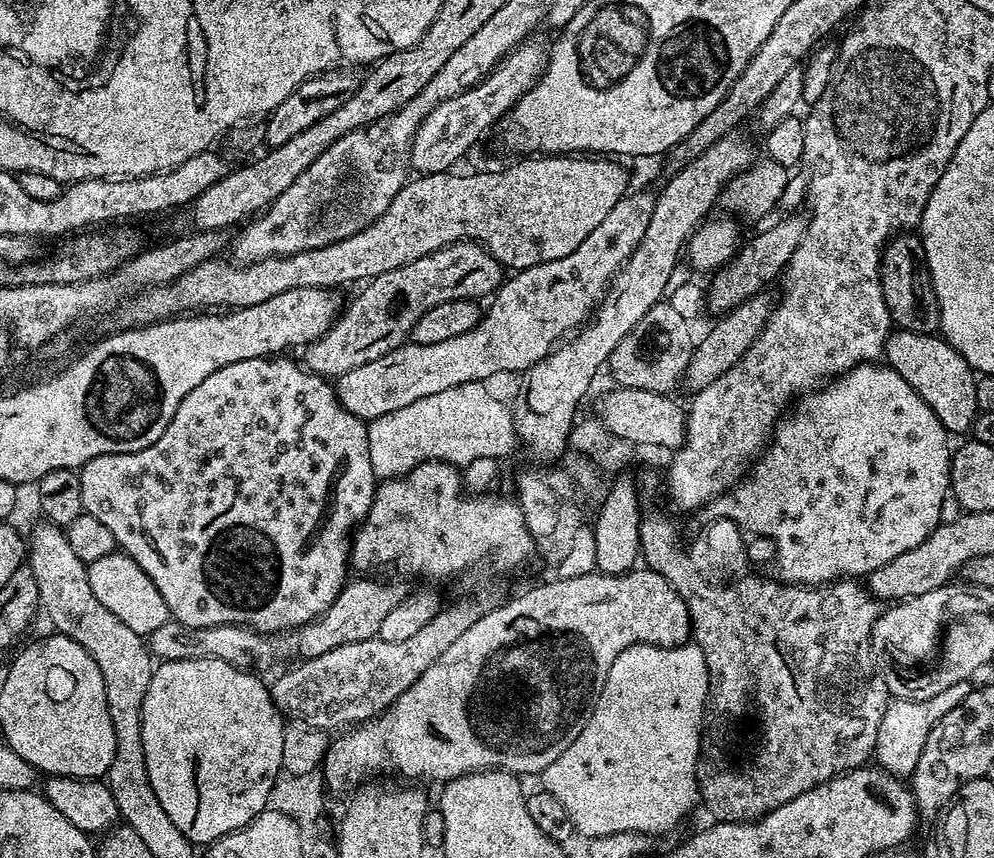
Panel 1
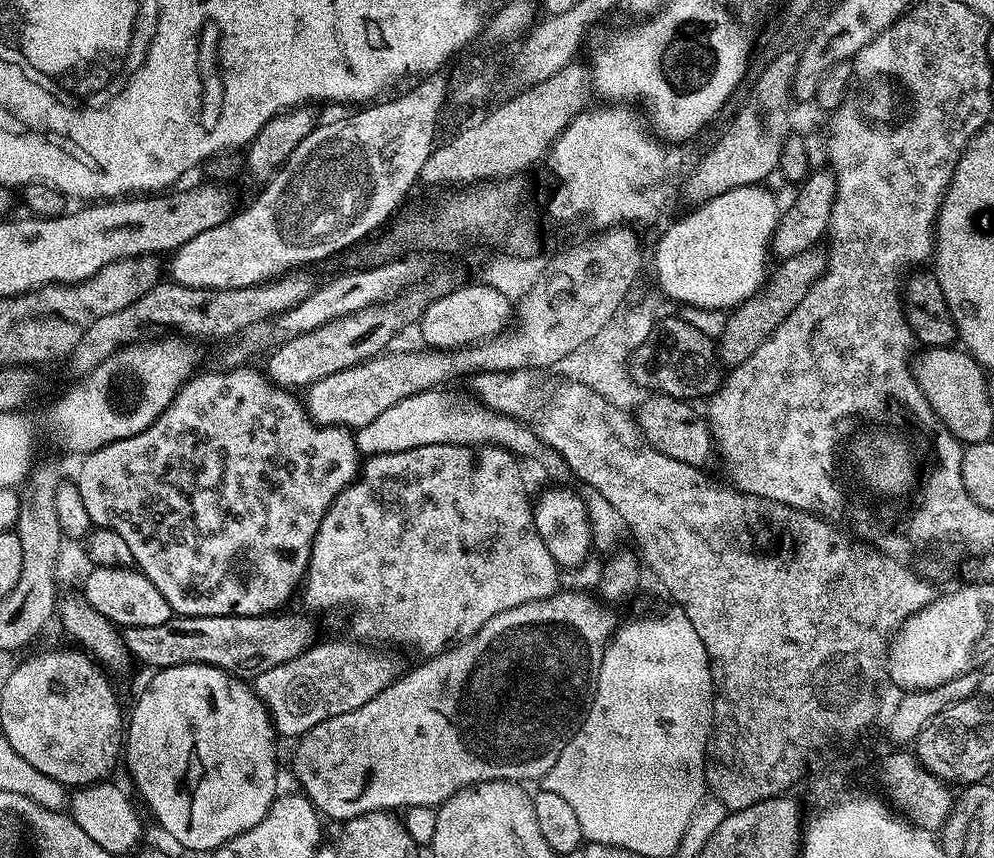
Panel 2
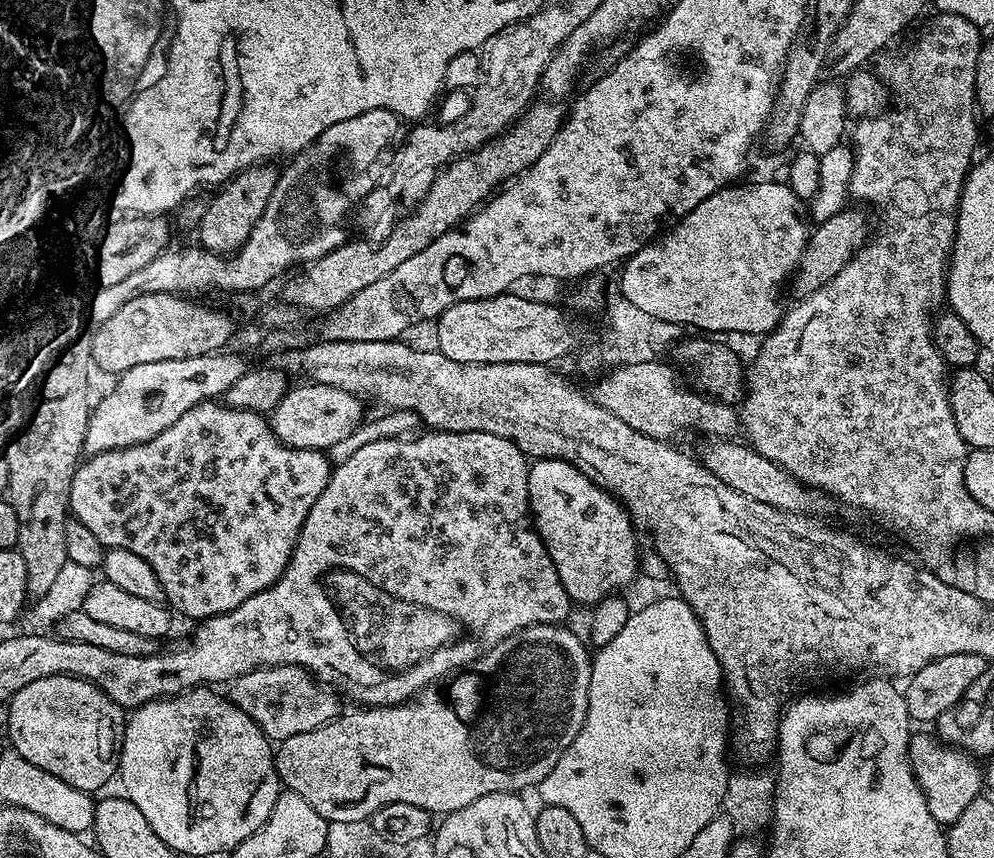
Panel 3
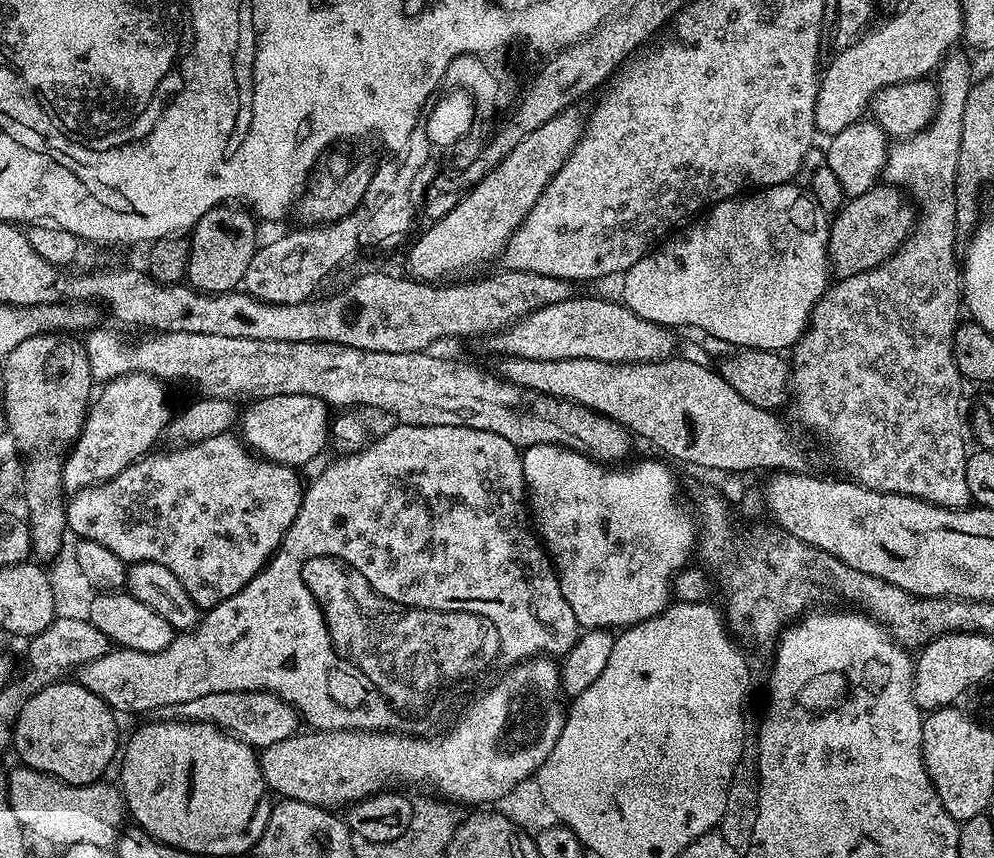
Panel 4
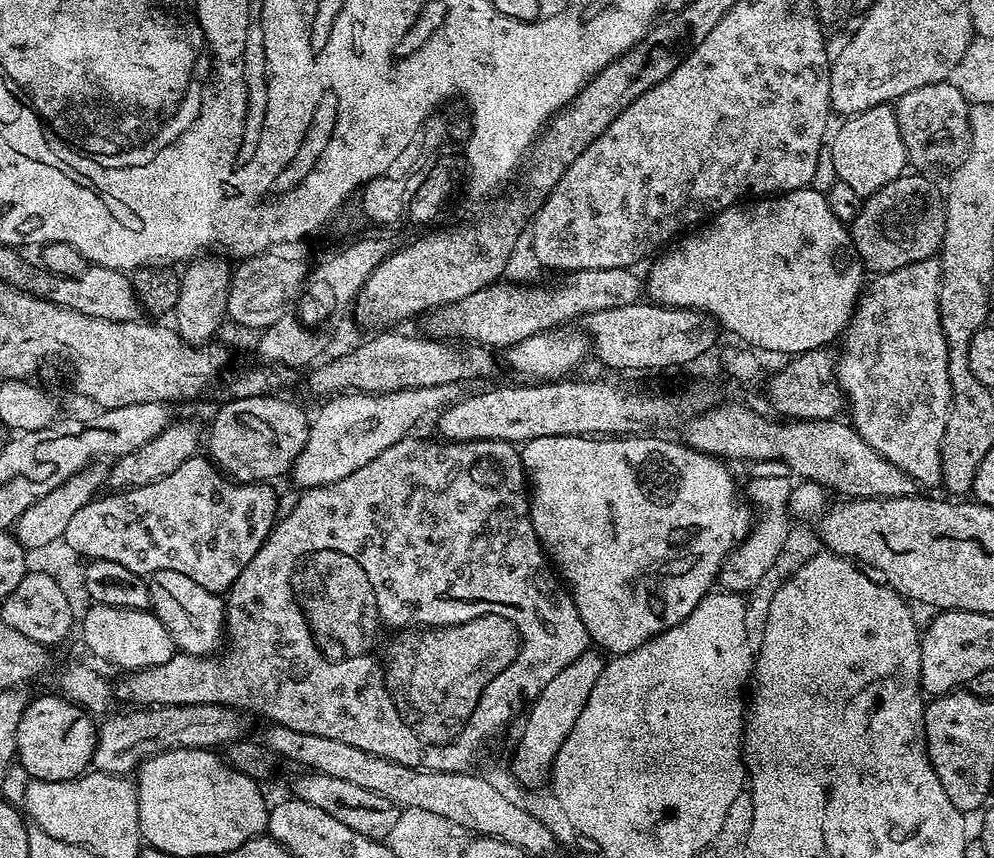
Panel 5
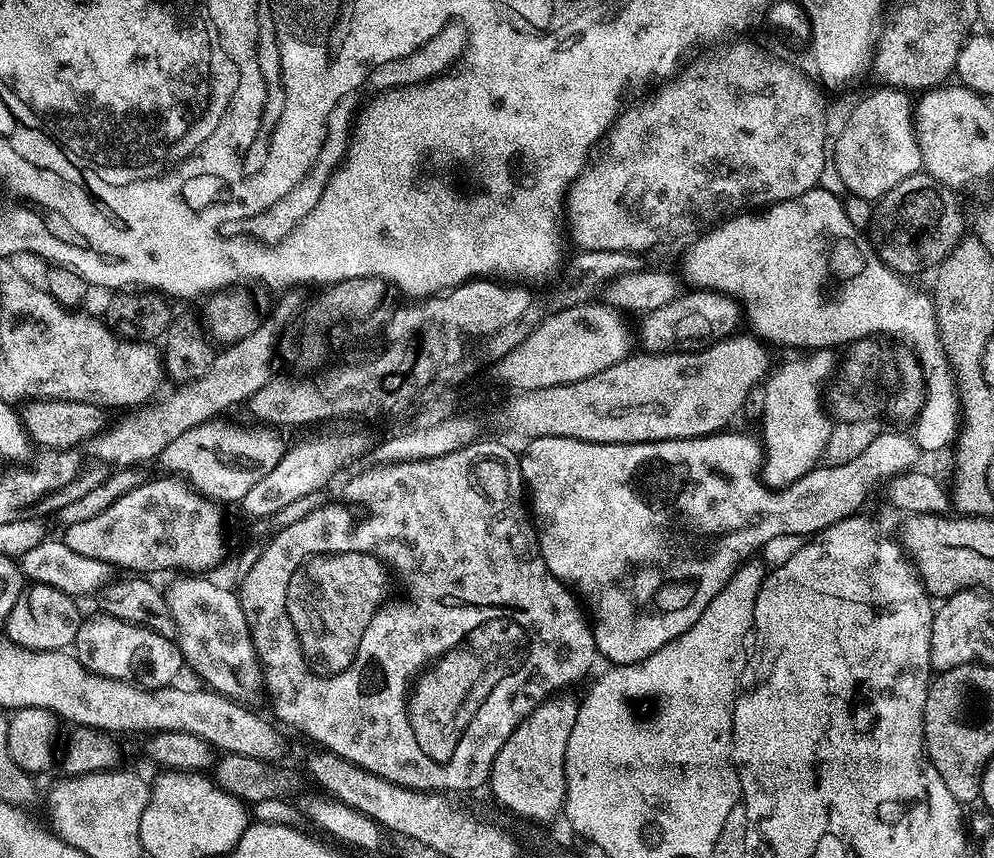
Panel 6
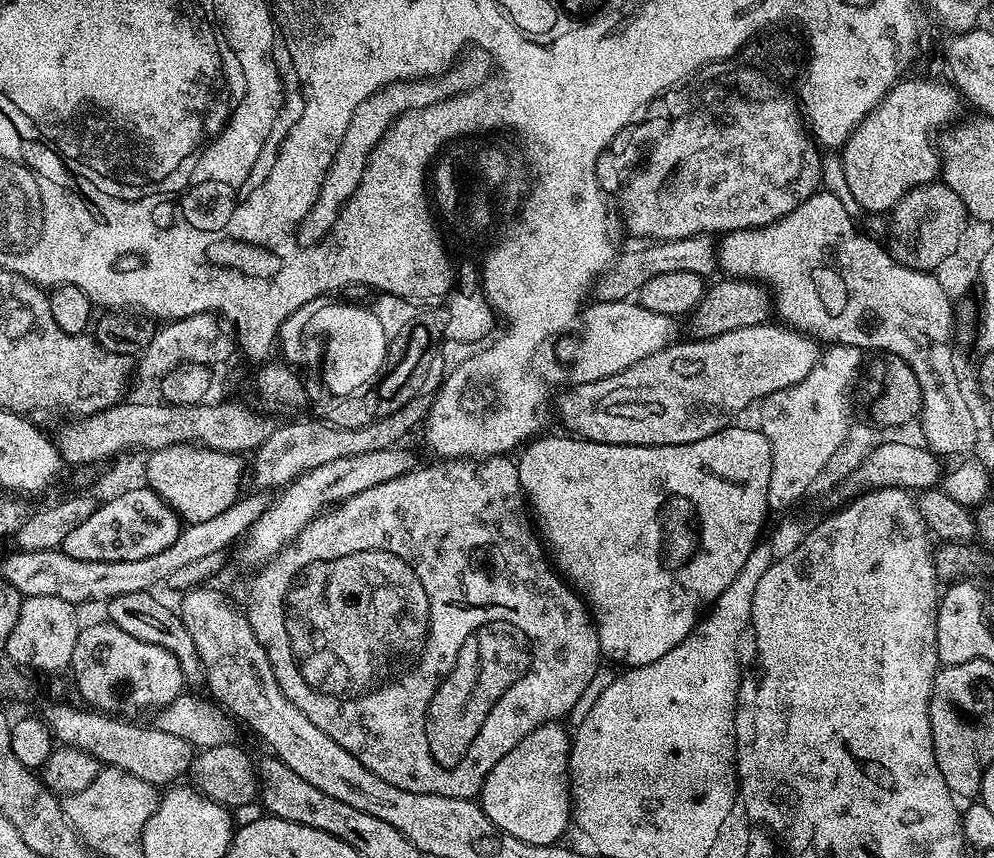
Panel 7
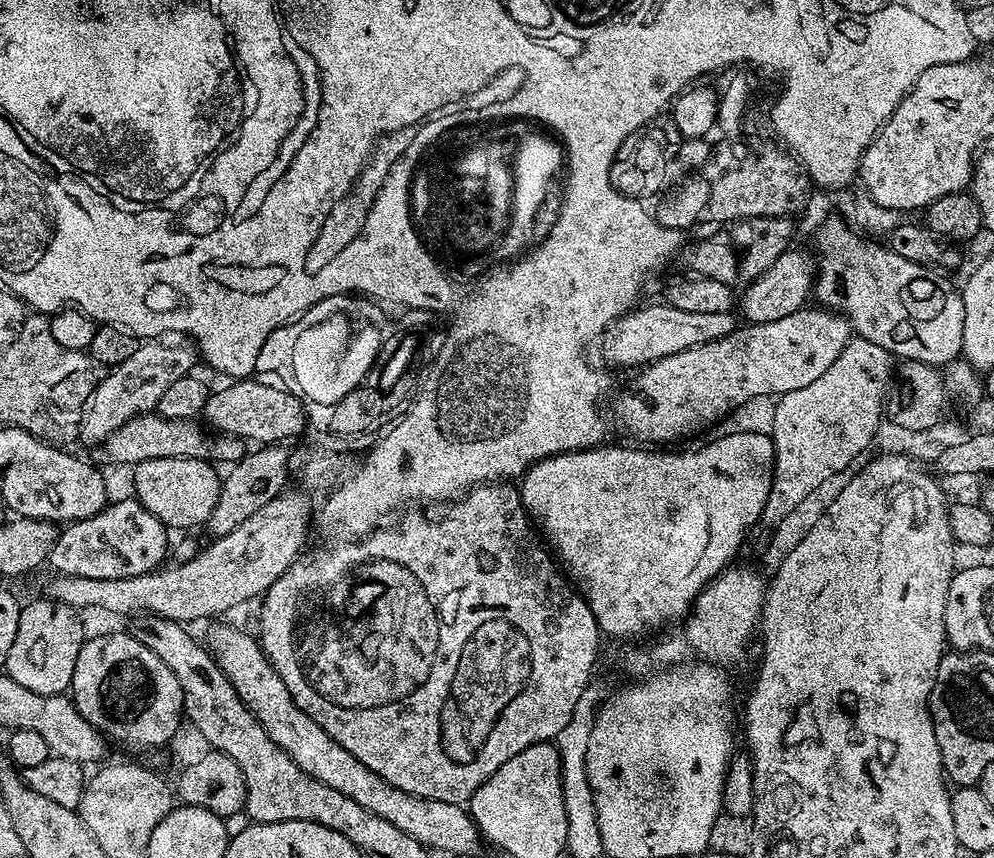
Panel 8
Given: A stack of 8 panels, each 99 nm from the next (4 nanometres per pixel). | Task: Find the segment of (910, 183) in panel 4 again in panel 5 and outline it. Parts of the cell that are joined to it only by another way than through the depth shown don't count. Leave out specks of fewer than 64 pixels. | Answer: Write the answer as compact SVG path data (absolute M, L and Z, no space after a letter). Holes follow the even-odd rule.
M936 258L929 260L915 260L912 264L902 266L893 272L881 272L875 278L867 281L866 287L860 293L860 299L856 302L856 308L848 319L848 327L839 337L840 361L834 364L834 379L840 387L841 393L846 397L846 404L852 407L850 423L856 429L856 433L873 448L879 456L884 456L886 462L890 462L916 481L917 485L939 485L942 480L942 434L946 434L946 422L950 414L950 402L952 391L950 390L950 370L948 369L948 343L944 337L944 331L940 325L940 261Z

